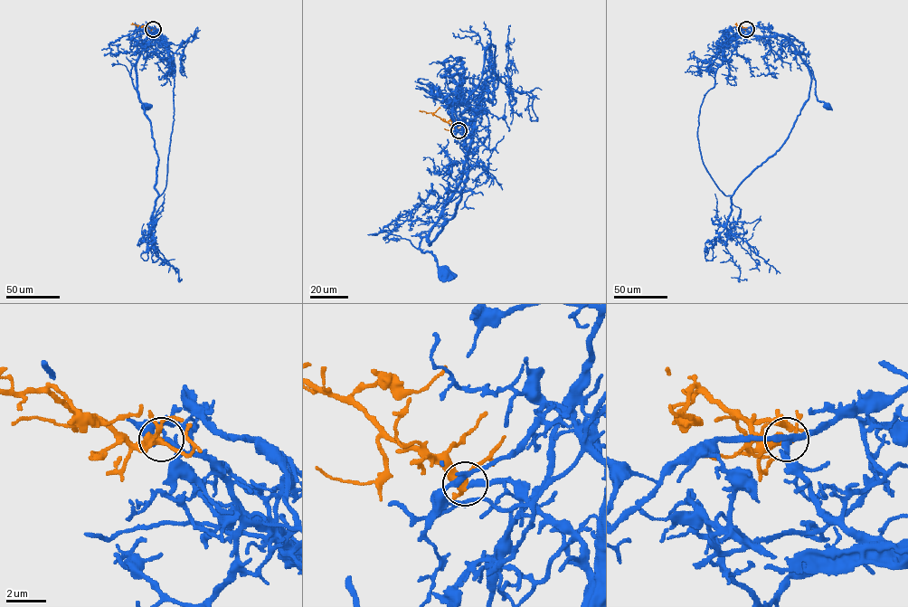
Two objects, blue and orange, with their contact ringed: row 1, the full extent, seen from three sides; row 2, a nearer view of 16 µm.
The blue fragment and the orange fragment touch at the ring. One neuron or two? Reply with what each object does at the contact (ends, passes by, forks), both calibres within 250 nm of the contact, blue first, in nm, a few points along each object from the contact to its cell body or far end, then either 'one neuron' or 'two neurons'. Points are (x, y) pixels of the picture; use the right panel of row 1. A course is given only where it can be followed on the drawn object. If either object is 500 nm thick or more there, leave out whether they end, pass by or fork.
blue ends there; orange forks there; 280 nm thick on the blue side, 320 nm on the other; blue runs (746, 29), (750, 33), (781, 36), (788, 40), (814, 78), (817, 99), (827, 106); orange runs (746, 29), (735, 23); one neuron

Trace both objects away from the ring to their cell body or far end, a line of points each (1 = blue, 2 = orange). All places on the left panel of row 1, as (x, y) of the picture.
1: (153, 29), (159, 34), (149, 36), (145, 42), (130, 76), (138, 99), (145, 106)
2: (153, 29), (130, 23)

